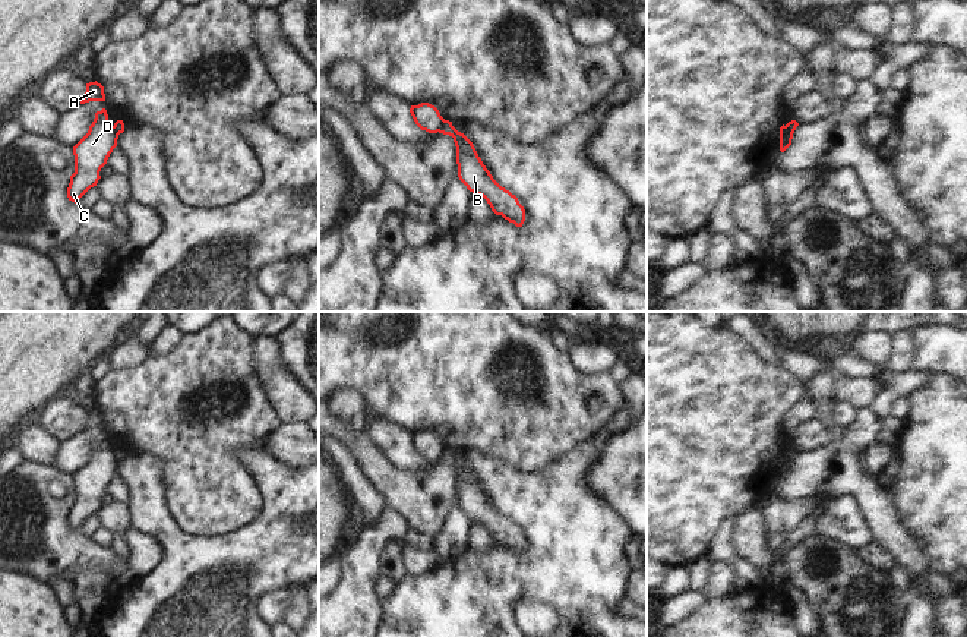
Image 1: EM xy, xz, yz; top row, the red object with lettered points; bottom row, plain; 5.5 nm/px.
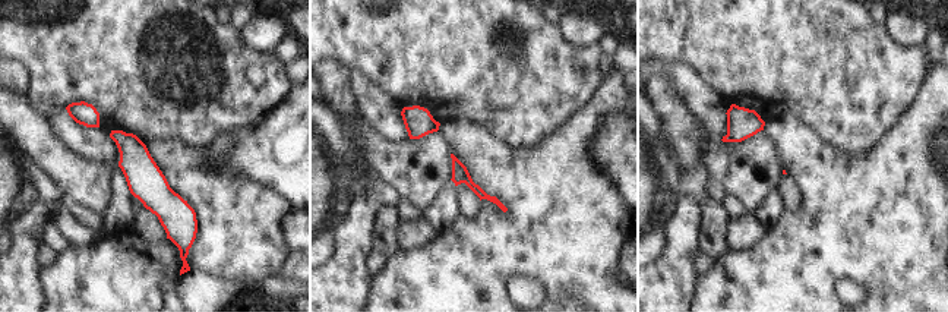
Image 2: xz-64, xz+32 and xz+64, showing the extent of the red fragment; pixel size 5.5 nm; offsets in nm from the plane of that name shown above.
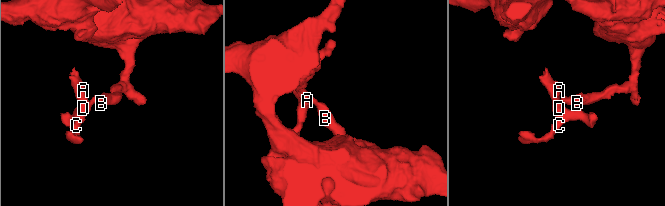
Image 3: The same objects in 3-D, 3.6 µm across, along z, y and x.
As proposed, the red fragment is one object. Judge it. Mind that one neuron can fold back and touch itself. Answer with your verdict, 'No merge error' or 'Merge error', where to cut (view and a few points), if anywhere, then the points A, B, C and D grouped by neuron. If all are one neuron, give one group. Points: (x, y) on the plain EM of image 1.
Merge error. Split along xz (445, 448), (438, 459). Groups: A C D / B.

